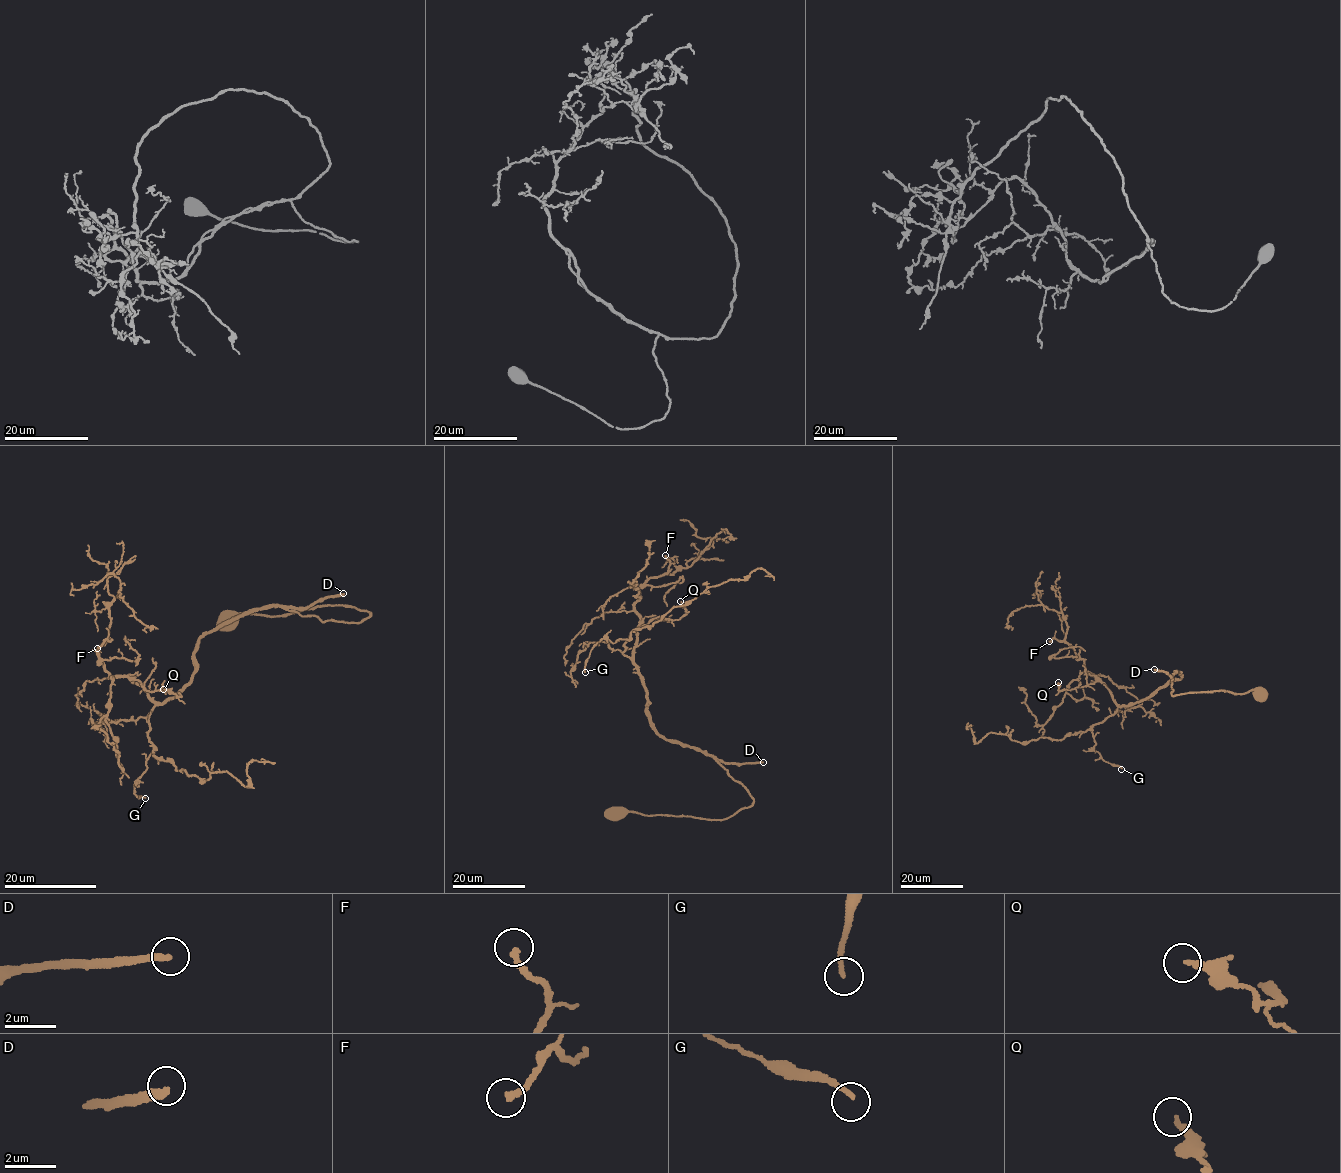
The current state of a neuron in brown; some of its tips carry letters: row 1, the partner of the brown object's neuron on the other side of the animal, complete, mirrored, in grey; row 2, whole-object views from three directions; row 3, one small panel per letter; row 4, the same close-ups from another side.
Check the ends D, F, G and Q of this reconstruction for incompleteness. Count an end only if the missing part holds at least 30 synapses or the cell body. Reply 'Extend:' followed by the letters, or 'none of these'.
Extend: D

